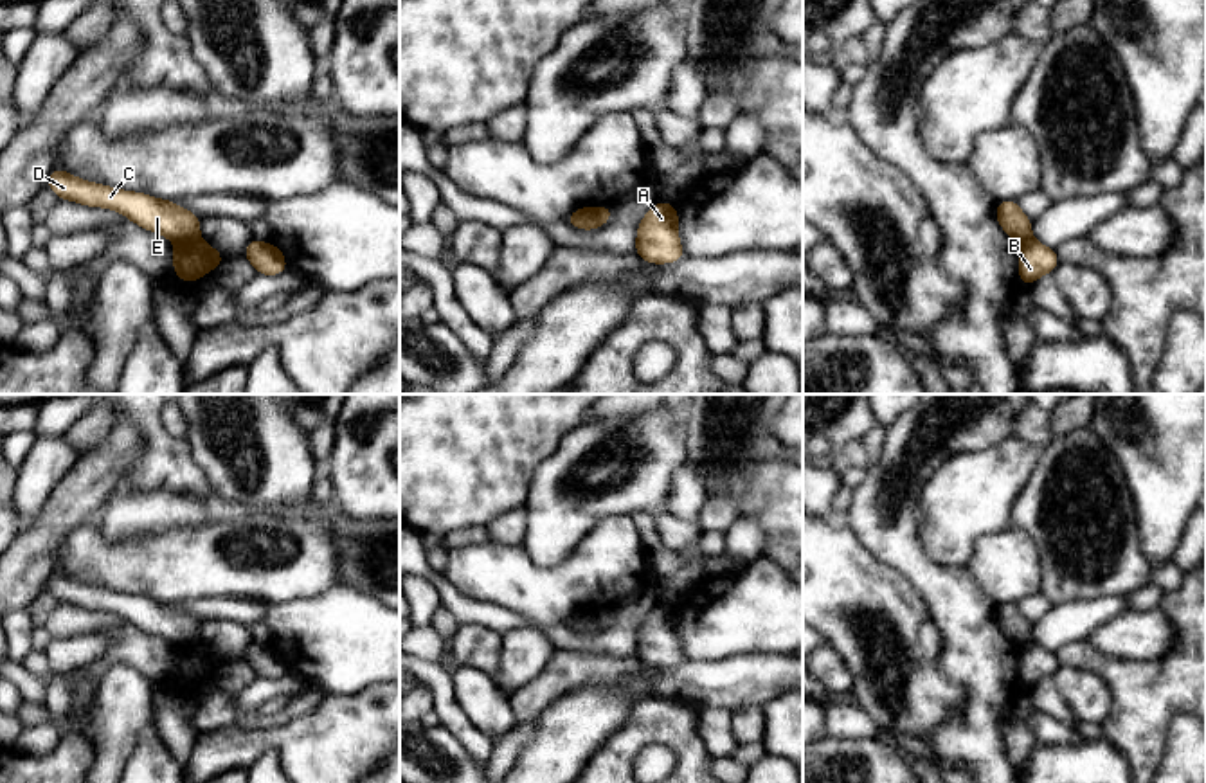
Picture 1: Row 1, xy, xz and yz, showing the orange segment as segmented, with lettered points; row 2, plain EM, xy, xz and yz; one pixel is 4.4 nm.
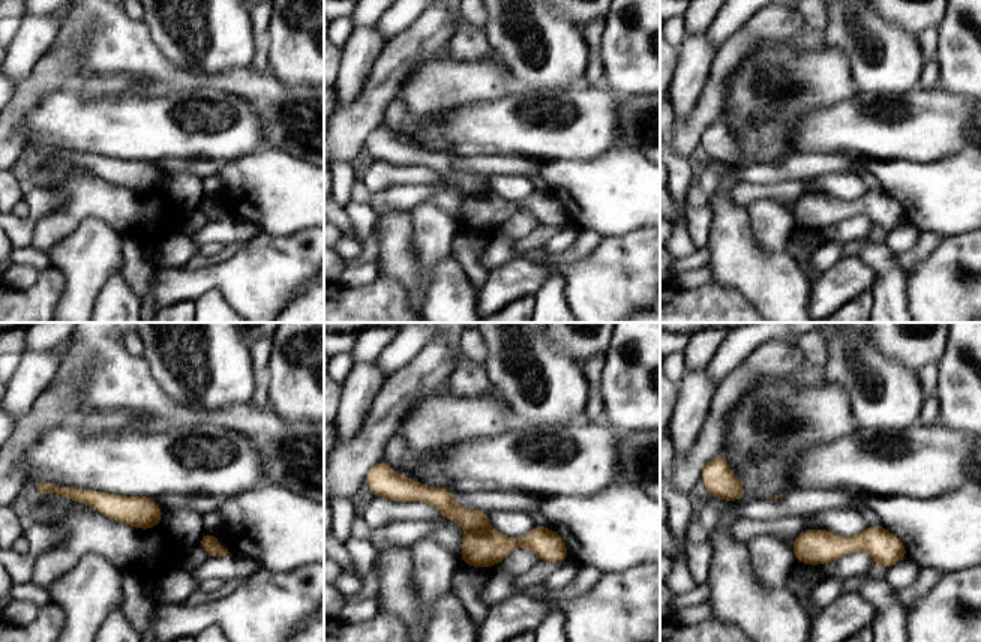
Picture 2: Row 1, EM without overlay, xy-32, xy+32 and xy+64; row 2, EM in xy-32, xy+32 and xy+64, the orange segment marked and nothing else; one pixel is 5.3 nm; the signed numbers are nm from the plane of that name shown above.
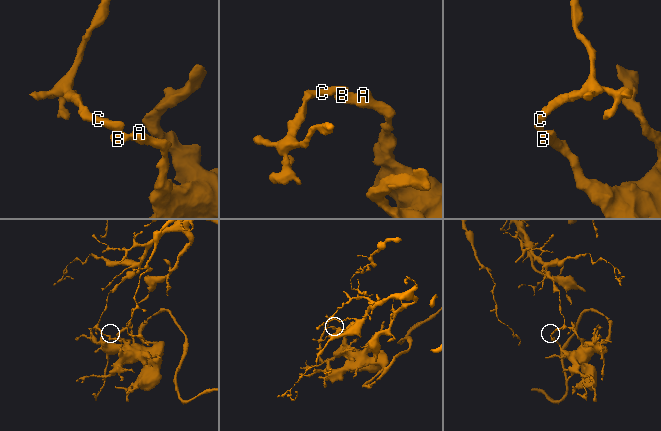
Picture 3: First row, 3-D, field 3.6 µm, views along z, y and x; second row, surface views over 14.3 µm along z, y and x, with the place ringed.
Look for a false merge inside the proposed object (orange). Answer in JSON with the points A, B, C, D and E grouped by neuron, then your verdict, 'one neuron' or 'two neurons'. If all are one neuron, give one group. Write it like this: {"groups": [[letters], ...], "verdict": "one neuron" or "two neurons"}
{"groups": [["A", "B"], ["C", "D", "E"]], "verdict": "two neurons"}

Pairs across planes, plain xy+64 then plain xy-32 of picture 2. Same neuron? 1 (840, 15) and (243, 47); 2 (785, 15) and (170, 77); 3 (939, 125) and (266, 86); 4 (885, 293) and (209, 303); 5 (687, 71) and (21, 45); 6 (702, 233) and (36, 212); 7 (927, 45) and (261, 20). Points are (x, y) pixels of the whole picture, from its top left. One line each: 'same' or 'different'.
1: same
2: different
3: different
4: same
5: same
6: different
7: same

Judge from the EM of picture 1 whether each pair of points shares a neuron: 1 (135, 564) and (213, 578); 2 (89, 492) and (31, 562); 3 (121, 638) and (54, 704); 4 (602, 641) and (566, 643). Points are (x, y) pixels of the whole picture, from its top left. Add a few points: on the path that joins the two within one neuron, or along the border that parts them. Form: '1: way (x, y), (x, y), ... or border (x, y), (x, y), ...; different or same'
1: way (155, 566), (193, 566); same
2: way (71, 510), (38, 544); same
3: way (108, 657), (94, 672), (78, 675), (69, 684); same
4: way (593, 643), (575, 643); same

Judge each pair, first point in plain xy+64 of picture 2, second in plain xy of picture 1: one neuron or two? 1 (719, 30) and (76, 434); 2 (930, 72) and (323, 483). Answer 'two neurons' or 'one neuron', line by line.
1: one neuron
2: one neuron

